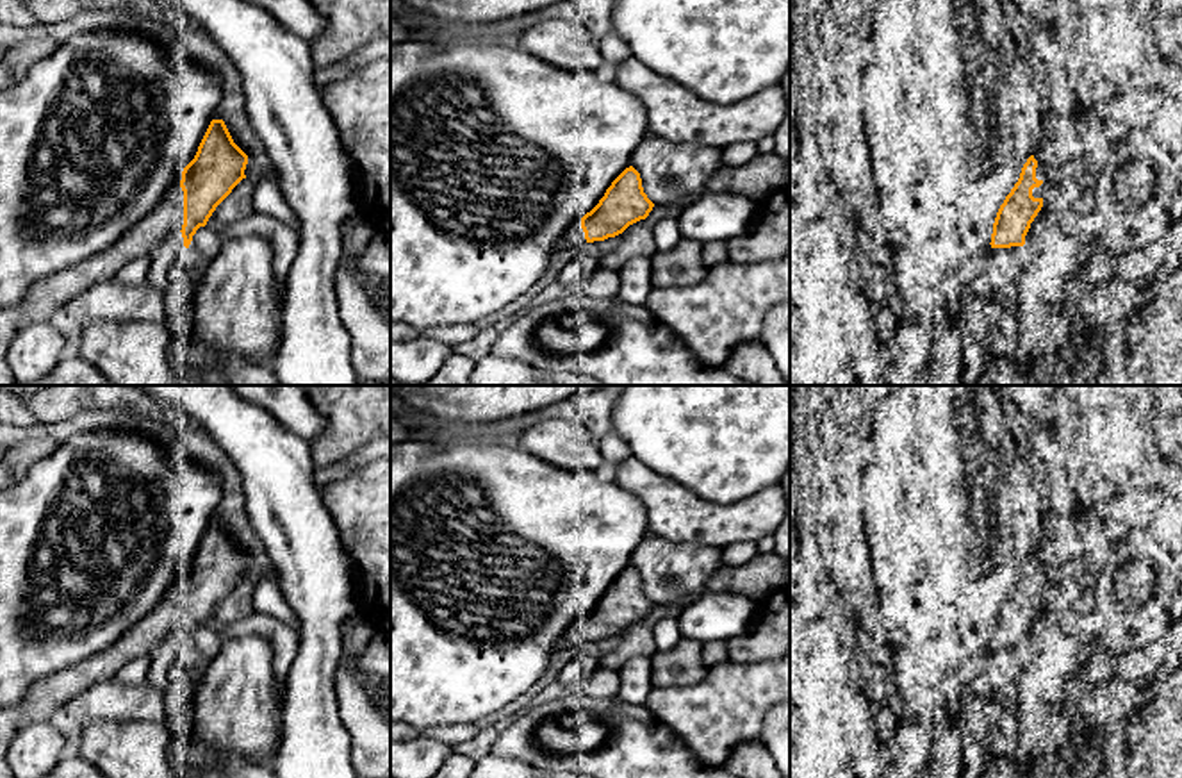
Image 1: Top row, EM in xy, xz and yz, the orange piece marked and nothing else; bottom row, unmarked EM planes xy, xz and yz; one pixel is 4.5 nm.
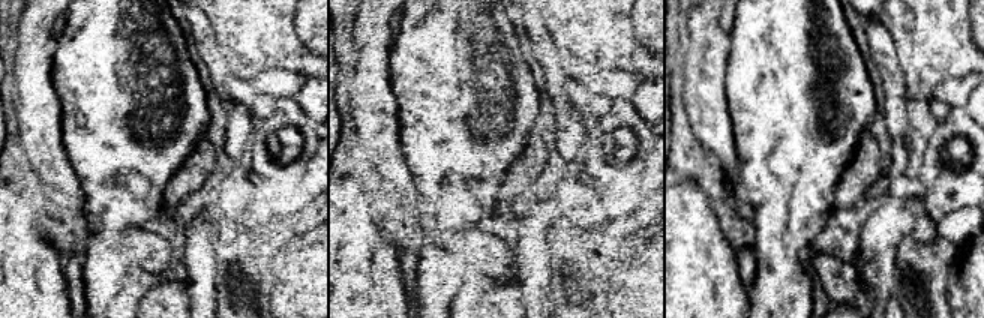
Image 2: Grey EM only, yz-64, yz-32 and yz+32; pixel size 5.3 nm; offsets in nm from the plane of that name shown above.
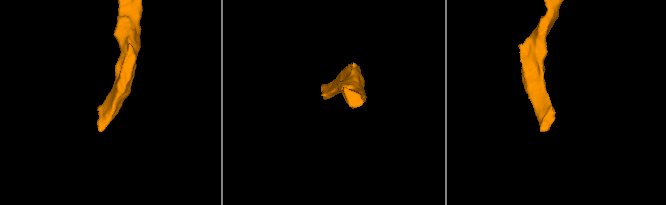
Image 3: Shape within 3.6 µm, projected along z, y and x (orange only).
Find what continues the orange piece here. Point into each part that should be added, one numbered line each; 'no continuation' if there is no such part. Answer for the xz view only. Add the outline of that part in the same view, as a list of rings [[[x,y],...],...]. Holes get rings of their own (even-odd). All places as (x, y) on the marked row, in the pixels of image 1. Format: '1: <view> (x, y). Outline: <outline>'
1: xz (574, 236). Outline: [[[579,218],[567,228],[565,236],[560,239],[556,246],[556,252],[565,252],[583,243],[587,243],[587,239],[585,239],[585,232],[581,228],[581,218]]]

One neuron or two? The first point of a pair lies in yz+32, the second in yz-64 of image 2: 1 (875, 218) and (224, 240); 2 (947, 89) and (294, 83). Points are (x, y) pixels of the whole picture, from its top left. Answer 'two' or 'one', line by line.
1: two
2: one

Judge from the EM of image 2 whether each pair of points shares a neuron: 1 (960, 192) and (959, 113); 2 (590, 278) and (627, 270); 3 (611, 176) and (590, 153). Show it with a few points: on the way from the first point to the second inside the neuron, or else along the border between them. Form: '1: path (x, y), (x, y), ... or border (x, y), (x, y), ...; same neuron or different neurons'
1: path (938, 180), (932, 174), (932, 149), (941, 135); same neuron
2: border (621, 249), (611, 267), (606, 302); different neurons
3: path (605, 170), (594, 159); same neuron

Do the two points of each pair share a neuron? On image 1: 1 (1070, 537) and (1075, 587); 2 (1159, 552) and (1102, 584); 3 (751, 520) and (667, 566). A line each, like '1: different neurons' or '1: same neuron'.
1: different neurons
2: same neuron
3: different neurons

